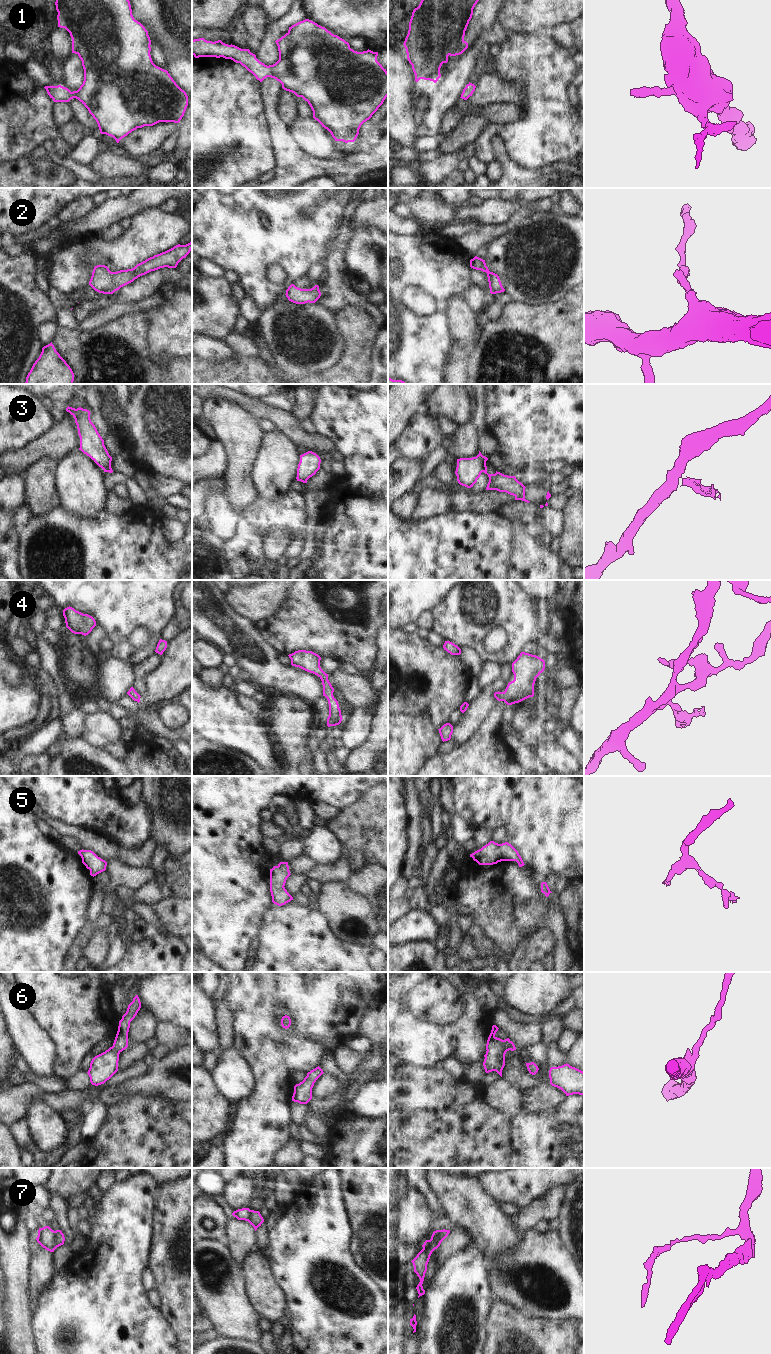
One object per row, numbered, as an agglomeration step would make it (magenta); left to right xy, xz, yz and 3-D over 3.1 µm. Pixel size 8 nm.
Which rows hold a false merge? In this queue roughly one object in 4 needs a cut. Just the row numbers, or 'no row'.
3, 7

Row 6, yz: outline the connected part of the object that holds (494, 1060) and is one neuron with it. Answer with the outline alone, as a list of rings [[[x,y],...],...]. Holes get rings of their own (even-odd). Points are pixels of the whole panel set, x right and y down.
[[[496,1025],[492,1026],[491,1033],[486,1044],[486,1054],[483,1066],[486,1073],[496,1071],[502,1077],[502,1070],[505,1066],[505,1054],[507,1051],[516,1050],[514,1043],[509,1039],[502,1040],[495,1036],[498,1031]]]

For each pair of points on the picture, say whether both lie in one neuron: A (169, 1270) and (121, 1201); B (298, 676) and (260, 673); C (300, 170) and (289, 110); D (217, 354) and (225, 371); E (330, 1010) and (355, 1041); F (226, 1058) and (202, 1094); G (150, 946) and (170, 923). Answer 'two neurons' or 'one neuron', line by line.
A: two neurons
B: one neuron
C: two neurons
D: two neurons
E: two neurons
F: two neurons
G: two neurons

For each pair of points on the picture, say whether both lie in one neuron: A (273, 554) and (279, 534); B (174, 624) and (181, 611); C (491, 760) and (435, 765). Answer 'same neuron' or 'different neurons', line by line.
A: same neuron
B: same neuron
C: same neuron

